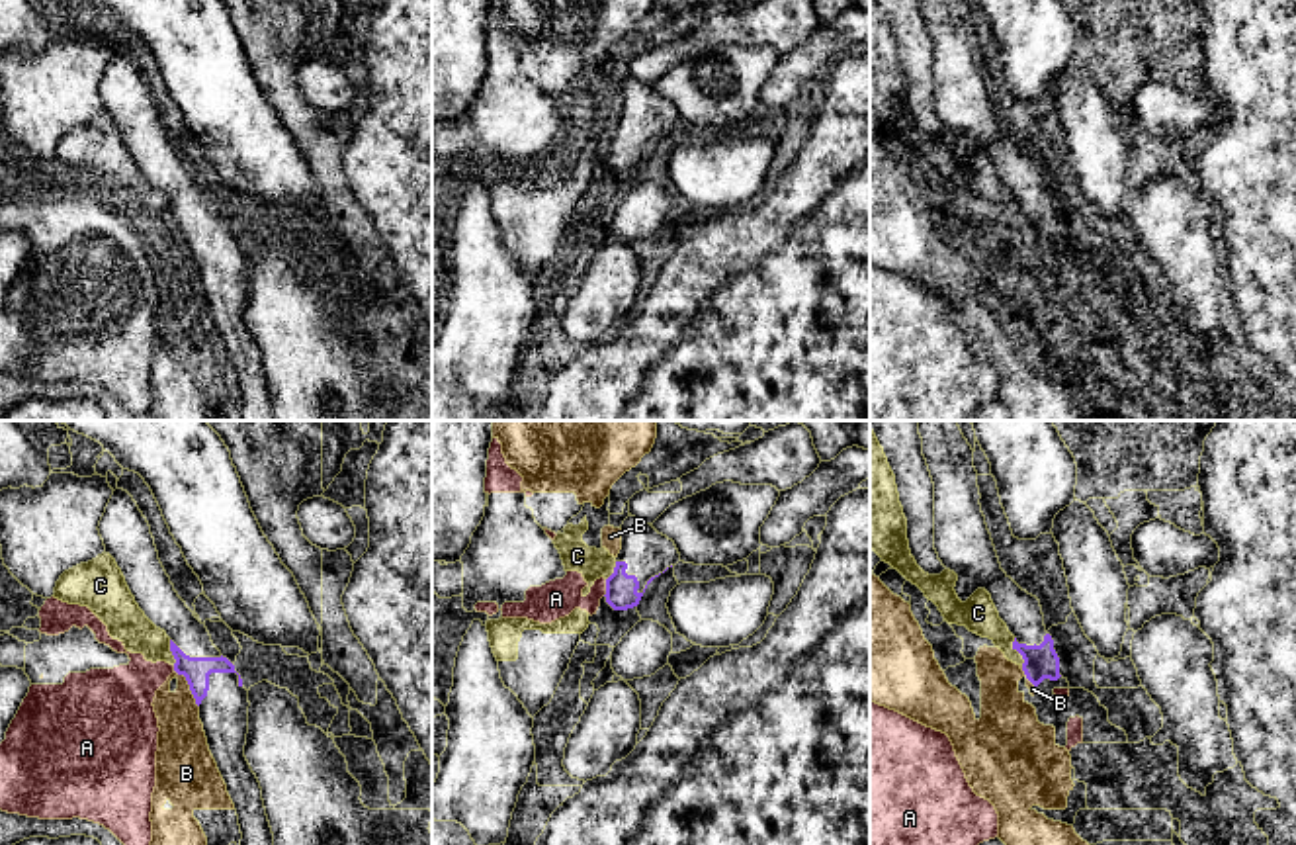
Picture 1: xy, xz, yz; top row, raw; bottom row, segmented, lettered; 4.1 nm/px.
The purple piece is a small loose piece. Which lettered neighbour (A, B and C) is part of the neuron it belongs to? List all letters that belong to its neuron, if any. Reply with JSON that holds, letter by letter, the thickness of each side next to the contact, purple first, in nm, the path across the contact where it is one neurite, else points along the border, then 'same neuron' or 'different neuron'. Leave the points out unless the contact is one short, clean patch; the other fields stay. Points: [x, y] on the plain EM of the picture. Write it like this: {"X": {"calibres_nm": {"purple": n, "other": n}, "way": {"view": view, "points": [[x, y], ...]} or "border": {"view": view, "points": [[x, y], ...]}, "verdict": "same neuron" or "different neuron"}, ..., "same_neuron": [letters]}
{"A": {"calibres_nm": {"purple": 130, "other": 160}, "border": {"view": "xz", "points": [[606, 141], [603, 157]]}, "verdict": "different neuron"}, "B": {"calibres_nm": {"purple": 110, "other": 200}, "border": {"view": "xy", "points": [[174, 231], [184, 239], [198, 268]]}, "verdict": "different neuron"}, "C": {"calibres_nm": {"purple": 140, "other": 150}, "border": {"view": "yz", "points": [[1013, 200], [1013, 210], [1021, 218], [1023, 227]]}, "verdict": "different neuron"}, "same_neuron": []}

